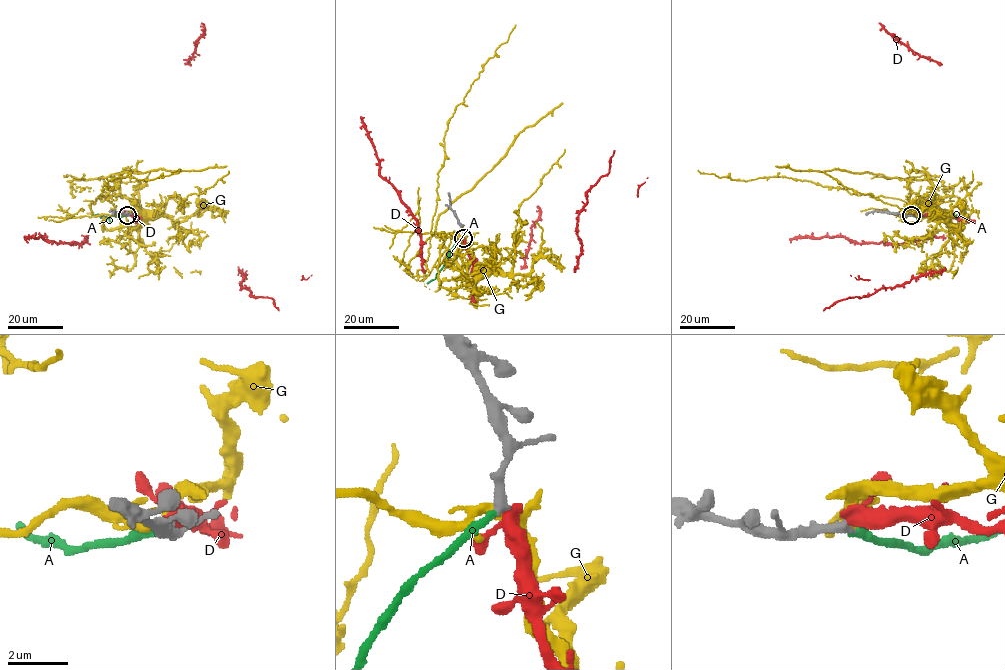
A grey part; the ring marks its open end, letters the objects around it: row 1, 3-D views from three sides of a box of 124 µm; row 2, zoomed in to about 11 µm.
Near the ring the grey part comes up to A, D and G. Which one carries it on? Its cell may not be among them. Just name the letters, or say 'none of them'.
D

